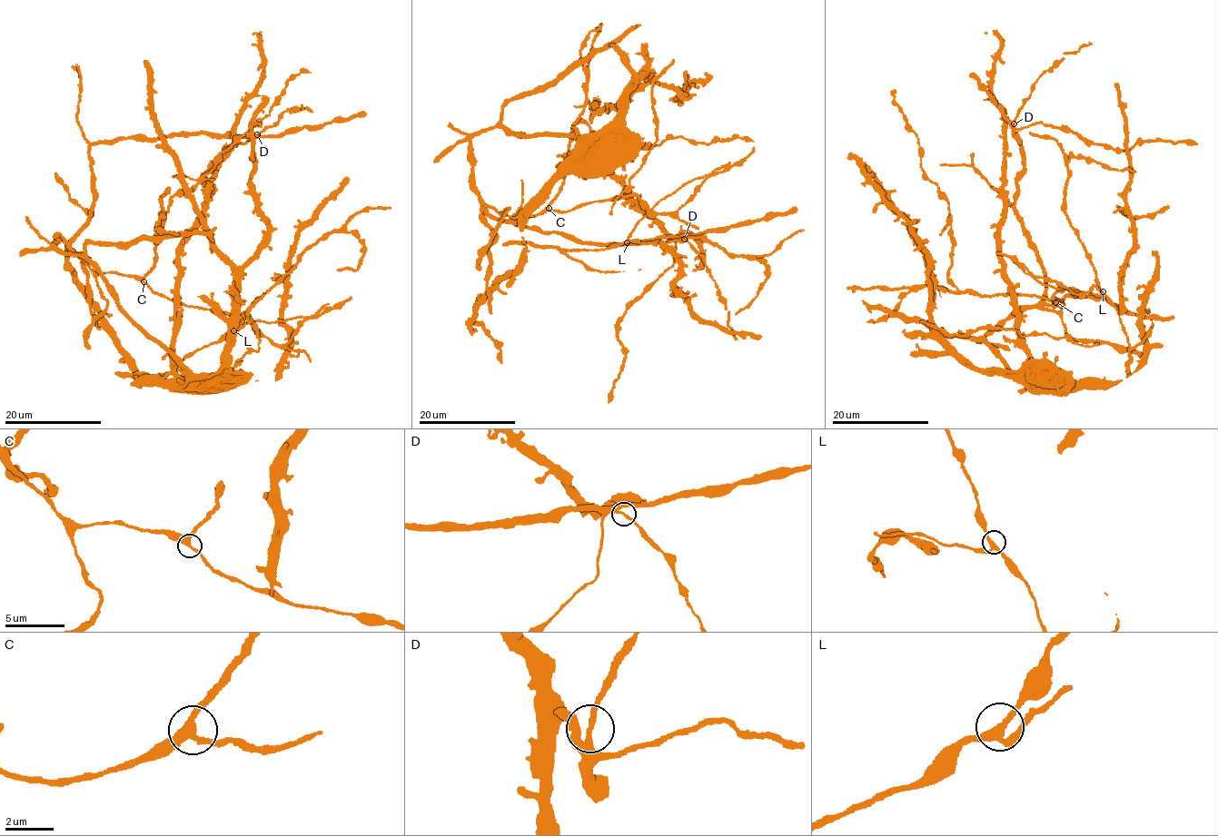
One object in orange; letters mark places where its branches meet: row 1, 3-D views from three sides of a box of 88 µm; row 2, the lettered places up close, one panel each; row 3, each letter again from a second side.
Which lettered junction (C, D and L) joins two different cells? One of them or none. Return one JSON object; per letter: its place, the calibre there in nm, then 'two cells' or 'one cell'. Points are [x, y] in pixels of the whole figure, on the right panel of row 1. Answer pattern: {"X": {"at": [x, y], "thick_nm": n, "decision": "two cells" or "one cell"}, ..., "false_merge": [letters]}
{"C": {"at": [1055, 302], "thick_nm": 320, "decision": "one cell"}, "D": {"at": [1014, 123], "thick_nm": 200, "decision": "one cell"}, "L": {"at": [1103, 291], "thick_nm": 280, "decision": "one cell"}, "false_merge": []}

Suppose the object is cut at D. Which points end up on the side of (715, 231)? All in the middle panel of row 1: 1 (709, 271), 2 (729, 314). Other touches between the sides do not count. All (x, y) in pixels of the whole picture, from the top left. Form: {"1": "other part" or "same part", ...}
{"1": "other part", "2": "other part"}

